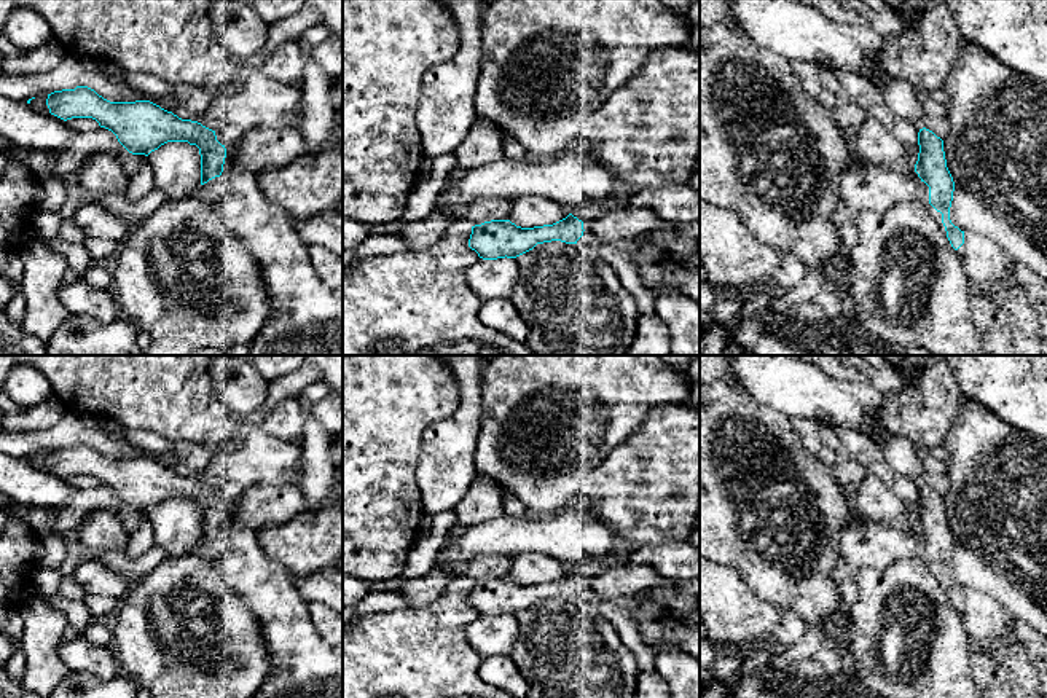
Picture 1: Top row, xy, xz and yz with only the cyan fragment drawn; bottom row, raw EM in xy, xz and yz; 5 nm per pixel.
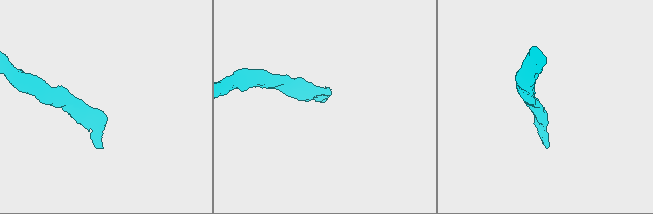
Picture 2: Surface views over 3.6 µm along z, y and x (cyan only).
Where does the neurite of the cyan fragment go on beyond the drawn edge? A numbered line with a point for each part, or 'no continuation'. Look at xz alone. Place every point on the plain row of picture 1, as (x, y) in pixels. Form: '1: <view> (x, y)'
1: xz (593, 566)

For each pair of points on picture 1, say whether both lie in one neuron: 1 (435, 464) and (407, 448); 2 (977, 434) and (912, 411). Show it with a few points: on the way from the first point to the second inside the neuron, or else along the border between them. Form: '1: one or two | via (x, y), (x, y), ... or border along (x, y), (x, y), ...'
1: two | border along (435, 421), (423, 435), (416, 469), (418, 493)
2: two | border along (969, 399), (942, 443)

